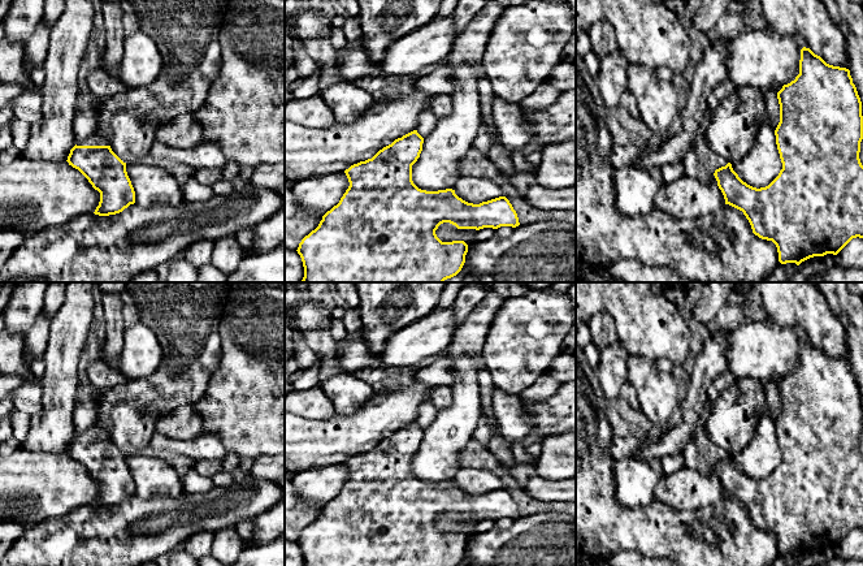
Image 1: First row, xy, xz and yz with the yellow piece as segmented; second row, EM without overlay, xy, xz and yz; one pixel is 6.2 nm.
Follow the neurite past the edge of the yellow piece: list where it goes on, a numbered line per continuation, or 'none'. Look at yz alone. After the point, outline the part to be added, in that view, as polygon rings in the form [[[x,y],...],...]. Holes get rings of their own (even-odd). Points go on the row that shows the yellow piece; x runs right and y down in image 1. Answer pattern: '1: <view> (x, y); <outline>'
none

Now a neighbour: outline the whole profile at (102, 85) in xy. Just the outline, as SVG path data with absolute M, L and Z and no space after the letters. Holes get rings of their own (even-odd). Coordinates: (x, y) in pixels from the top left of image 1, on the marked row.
M99 68L87 77L88 91L99 100L105 100L113 95L127 91L131 86L120 78L108 74Z

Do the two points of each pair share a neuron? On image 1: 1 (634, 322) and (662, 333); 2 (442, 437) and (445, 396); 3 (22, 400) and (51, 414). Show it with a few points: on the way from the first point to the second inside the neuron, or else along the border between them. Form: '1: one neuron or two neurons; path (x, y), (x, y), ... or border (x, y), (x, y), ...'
1: one neuron; path (641, 322), (655, 329)
2: two neurons; border (450, 387), (452, 401), (439, 410)
3: two neurons; border (39, 381), (40, 409), (31, 417)

